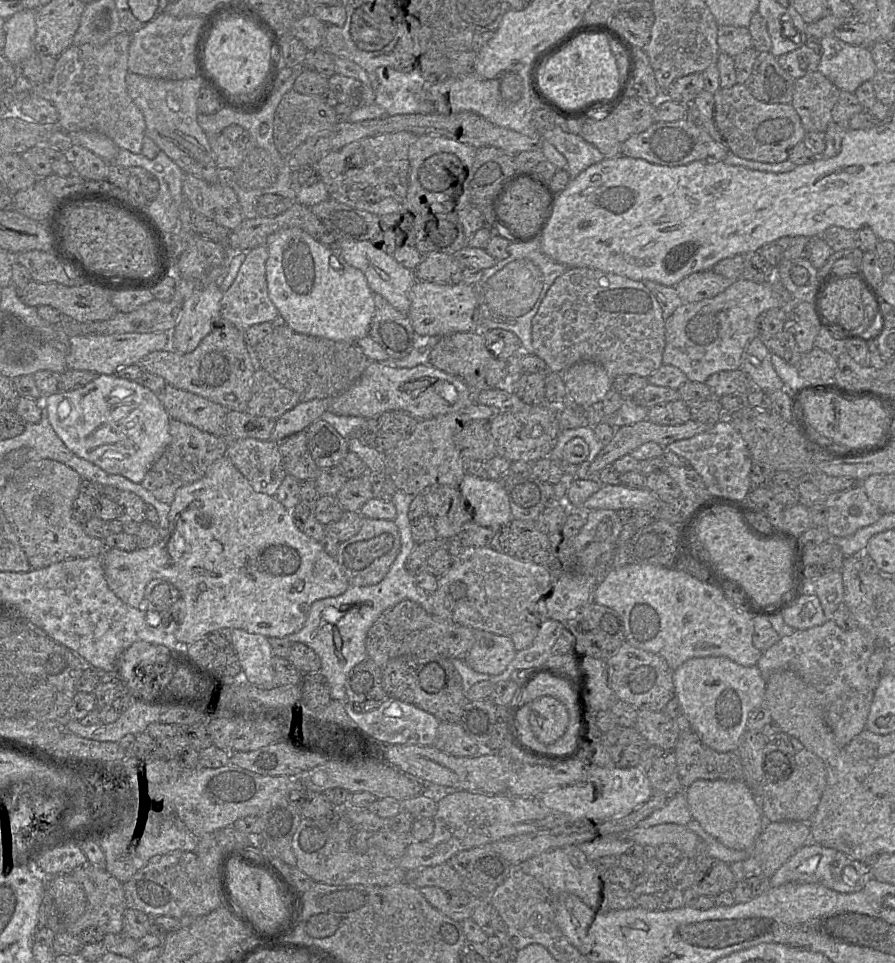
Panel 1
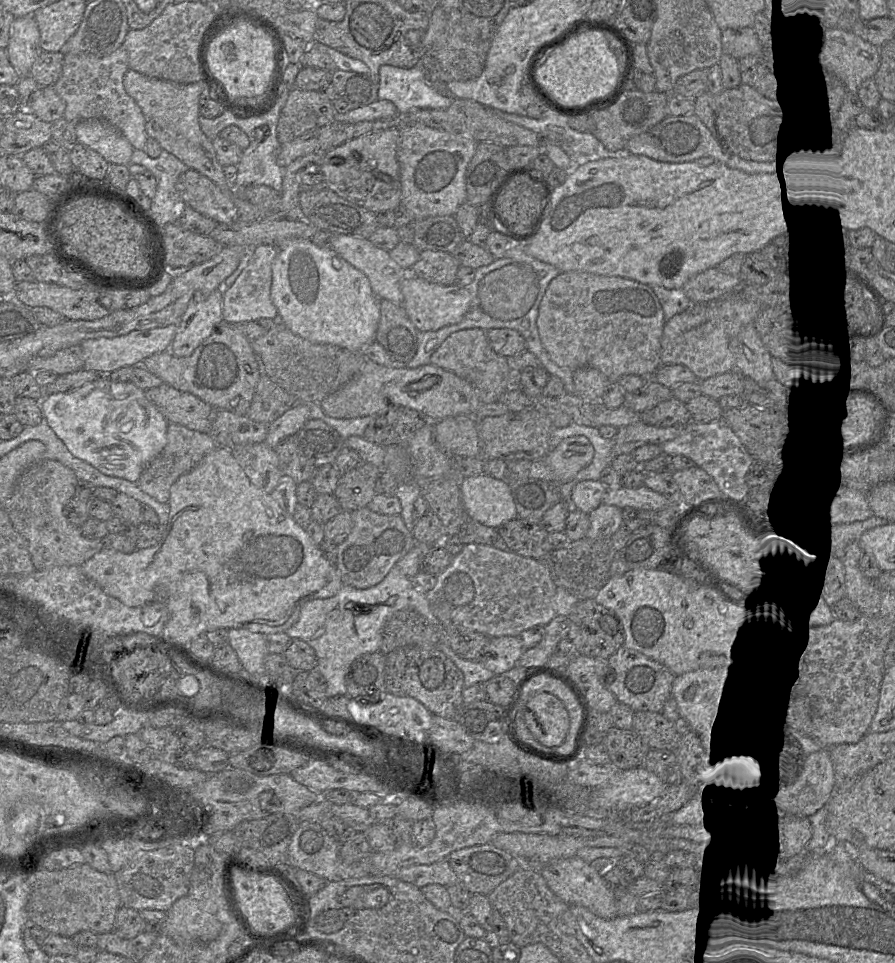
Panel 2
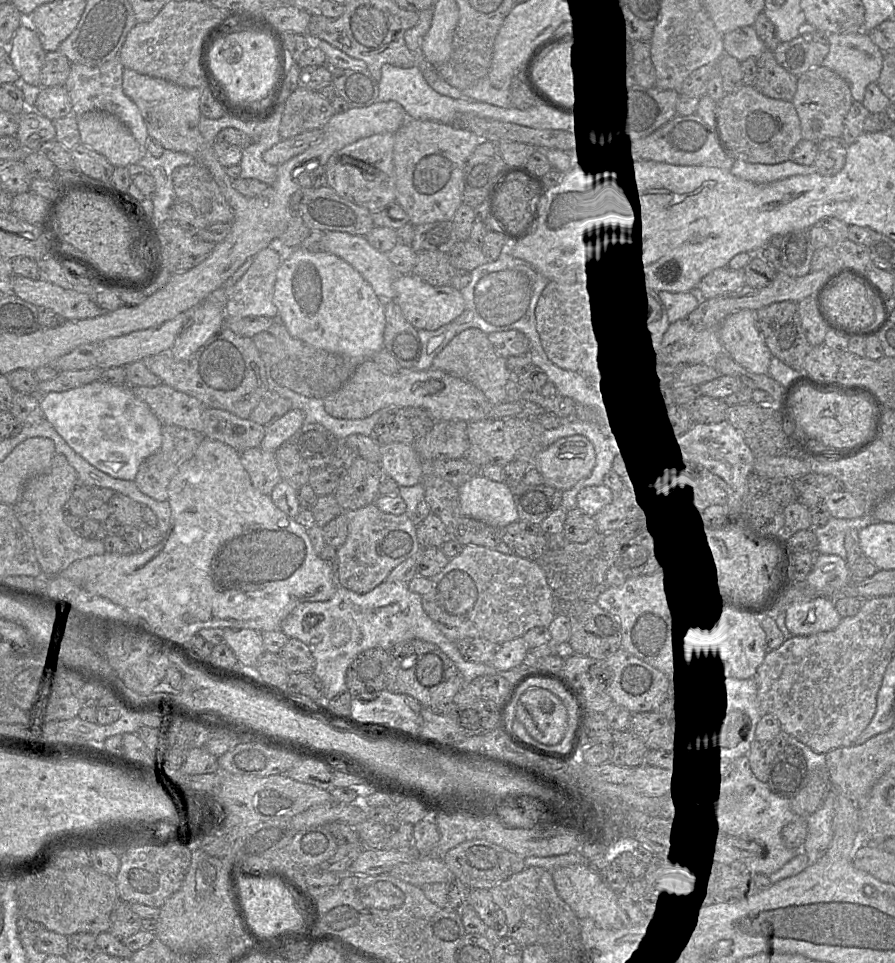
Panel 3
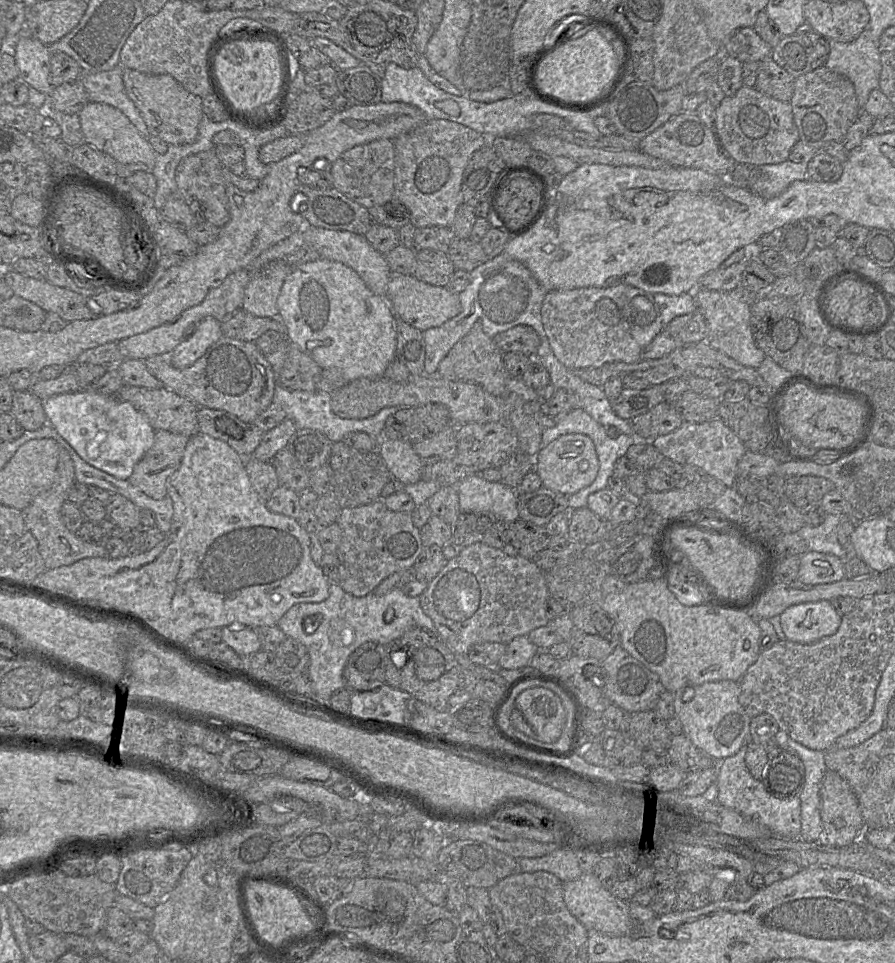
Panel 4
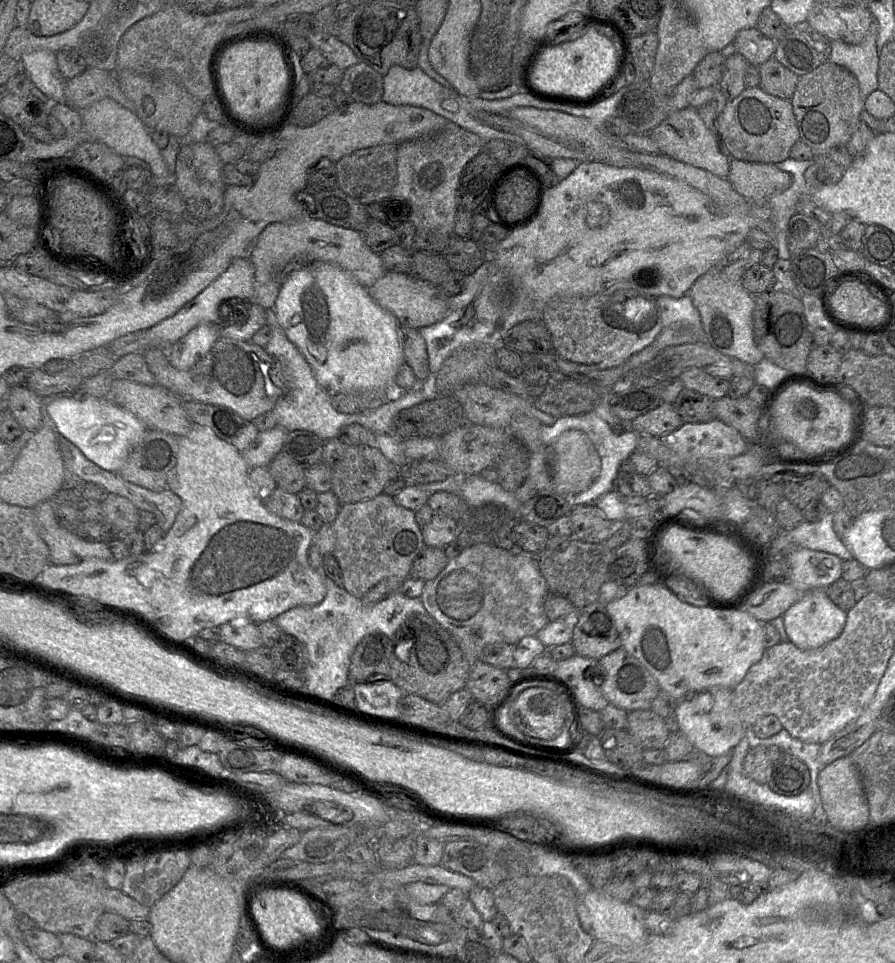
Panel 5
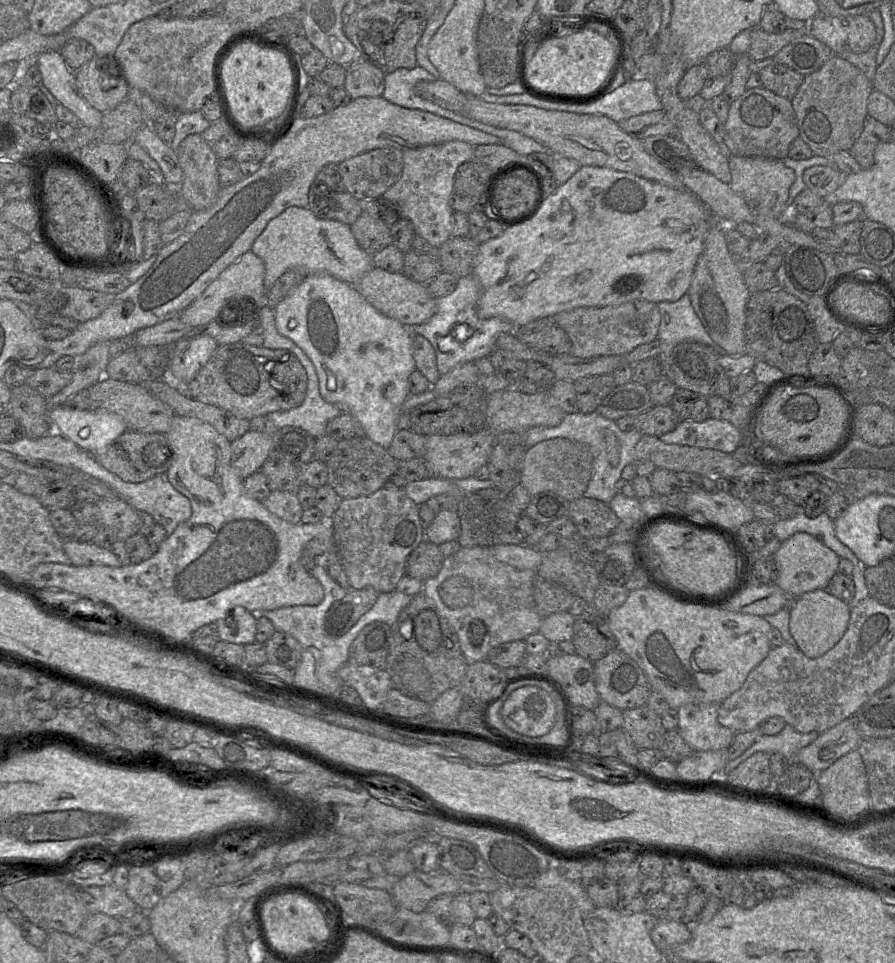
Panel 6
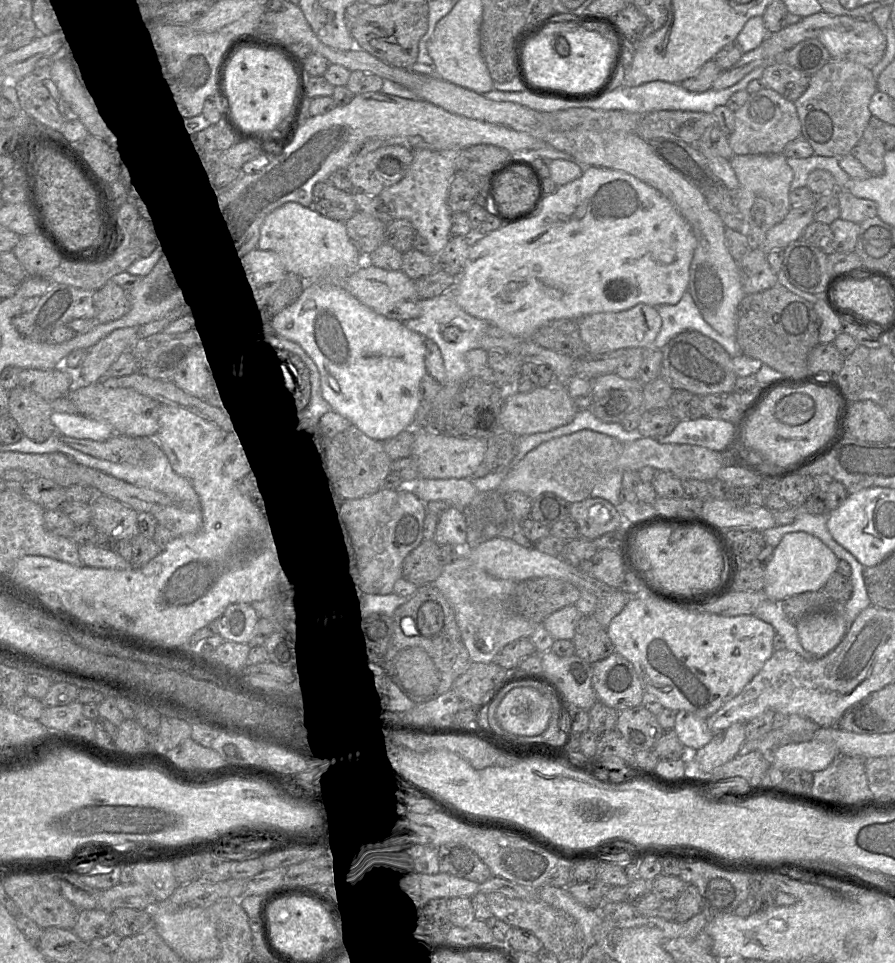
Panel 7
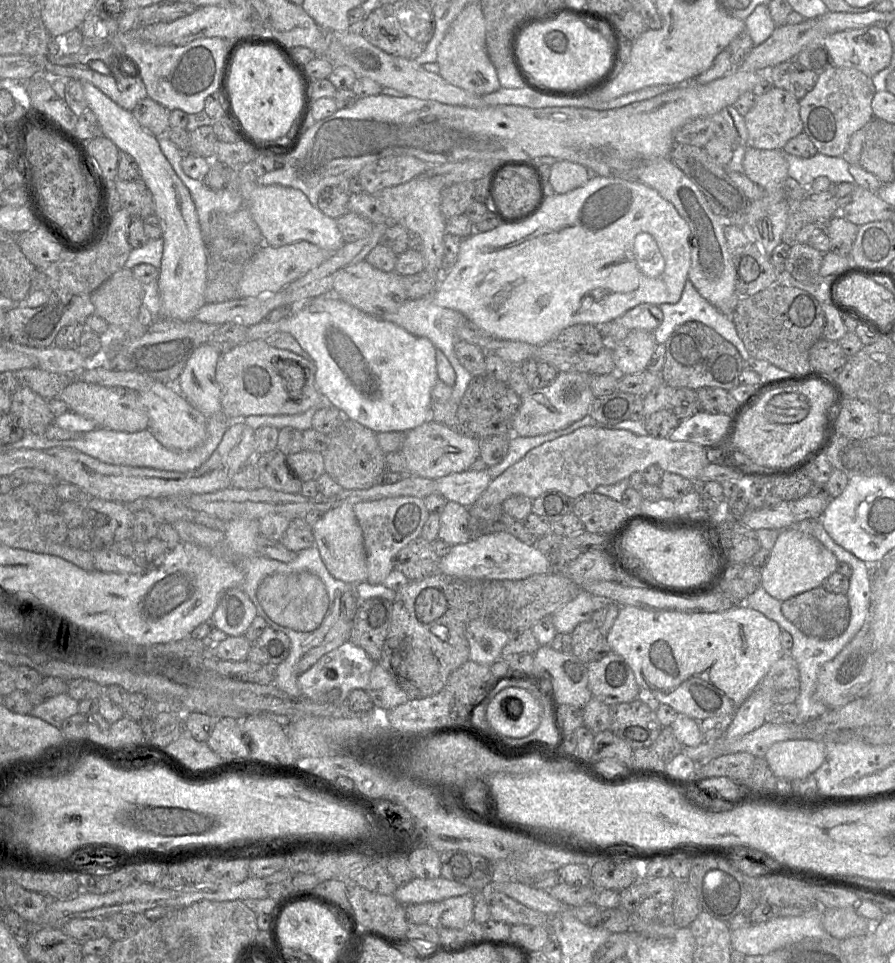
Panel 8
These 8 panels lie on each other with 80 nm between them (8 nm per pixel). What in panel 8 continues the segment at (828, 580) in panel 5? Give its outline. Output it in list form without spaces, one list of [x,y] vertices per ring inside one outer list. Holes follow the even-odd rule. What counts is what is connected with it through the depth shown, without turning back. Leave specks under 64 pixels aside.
[[[784,530],[770,550],[769,558],[761,568],[761,586],[780,602],[813,588],[836,571],[837,558],[821,542],[798,530]]]

